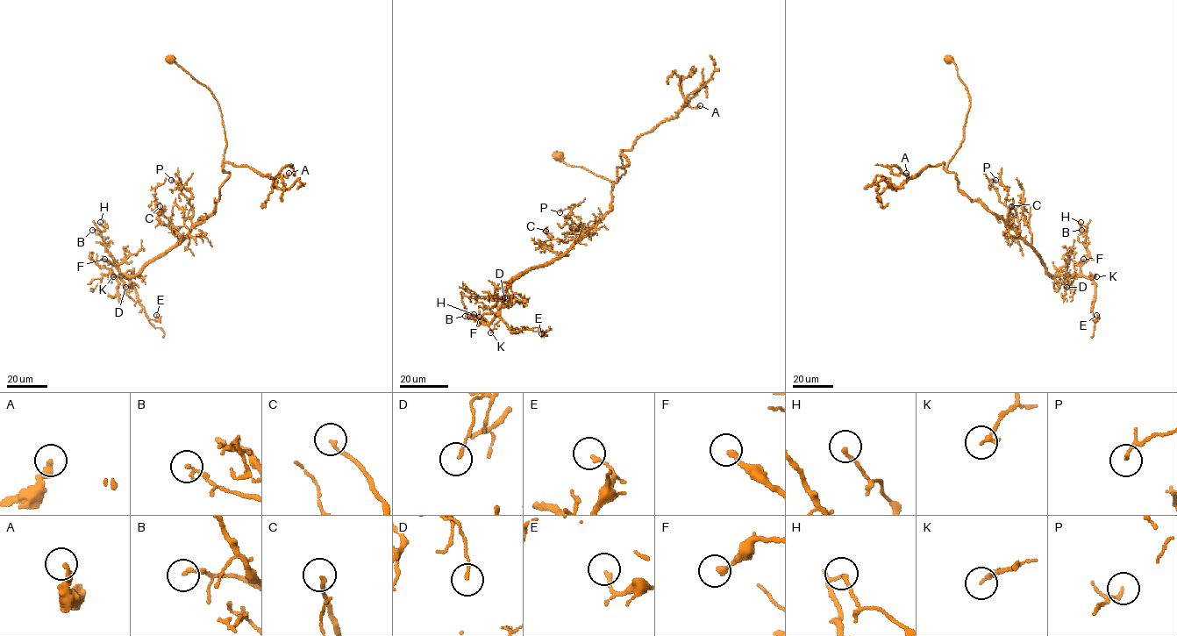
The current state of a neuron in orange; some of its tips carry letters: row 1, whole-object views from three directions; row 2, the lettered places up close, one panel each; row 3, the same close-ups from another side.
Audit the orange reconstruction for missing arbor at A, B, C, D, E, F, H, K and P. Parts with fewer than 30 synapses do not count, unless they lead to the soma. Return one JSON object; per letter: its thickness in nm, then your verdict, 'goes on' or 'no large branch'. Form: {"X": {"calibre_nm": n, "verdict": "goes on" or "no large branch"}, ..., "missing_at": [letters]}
{"A": {"calibre_nm": 240, "verdict": "no large branch"}, "B": {"calibre_nm": 180, "verdict": "no large branch"}, "C": {"calibre_nm": 160, "verdict": "no large branch"}, "D": {"calibre_nm": 120, "verdict": "no large branch"}, "E": {"calibre_nm": 150, "verdict": "no large branch"}, "F": {"calibre_nm": 240, "verdict": "no large branch"}, "H": {"calibre_nm": 170, "verdict": "no large branch"}, "K": {"calibre_nm": 170, "verdict": "no large branch"}, "P": {"calibre_nm": 90, "verdict": "no large branch"}, "missing_at": []}

